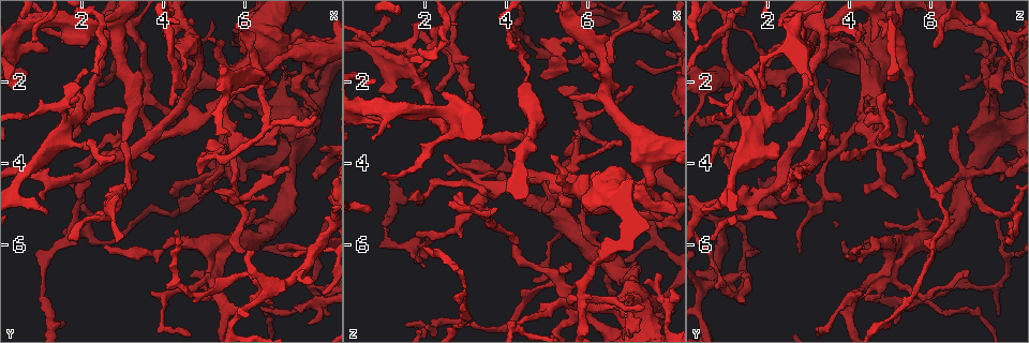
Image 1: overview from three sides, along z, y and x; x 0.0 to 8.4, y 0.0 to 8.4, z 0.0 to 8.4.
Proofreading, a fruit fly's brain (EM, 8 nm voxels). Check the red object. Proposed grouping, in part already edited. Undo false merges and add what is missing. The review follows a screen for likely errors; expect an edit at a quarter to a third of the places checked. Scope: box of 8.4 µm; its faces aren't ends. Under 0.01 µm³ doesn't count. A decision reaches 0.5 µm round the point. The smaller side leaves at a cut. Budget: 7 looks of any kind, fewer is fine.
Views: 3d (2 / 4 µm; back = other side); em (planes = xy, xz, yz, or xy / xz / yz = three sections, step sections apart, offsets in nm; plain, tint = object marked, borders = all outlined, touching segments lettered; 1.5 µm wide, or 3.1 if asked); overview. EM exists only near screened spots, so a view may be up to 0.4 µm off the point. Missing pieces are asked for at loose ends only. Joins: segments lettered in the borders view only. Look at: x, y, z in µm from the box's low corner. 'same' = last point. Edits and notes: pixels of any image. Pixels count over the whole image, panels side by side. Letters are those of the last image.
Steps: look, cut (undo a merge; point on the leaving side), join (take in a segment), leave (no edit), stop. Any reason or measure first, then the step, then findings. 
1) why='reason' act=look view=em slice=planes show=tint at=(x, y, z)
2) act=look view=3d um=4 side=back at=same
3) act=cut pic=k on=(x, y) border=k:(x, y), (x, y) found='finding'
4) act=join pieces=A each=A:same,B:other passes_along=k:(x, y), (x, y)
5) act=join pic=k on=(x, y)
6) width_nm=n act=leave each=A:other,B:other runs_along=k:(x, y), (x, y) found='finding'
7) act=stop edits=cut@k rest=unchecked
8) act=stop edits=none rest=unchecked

why='abrupt turn' act=look view=em slice=planes show=borders at=(2.95, 0.55, 7.25)

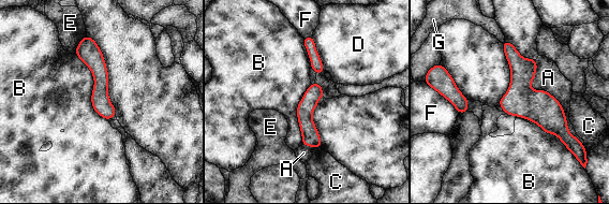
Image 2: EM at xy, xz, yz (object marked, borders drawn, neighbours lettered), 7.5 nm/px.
act=leave each=A:other,B:other,C:other,D:other,E:other,F:other,G:other found='one neuron here'

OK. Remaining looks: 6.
why='small branch off a trunk' act=look view=3d um=2 at=(6.90, 2.20, 7.40)

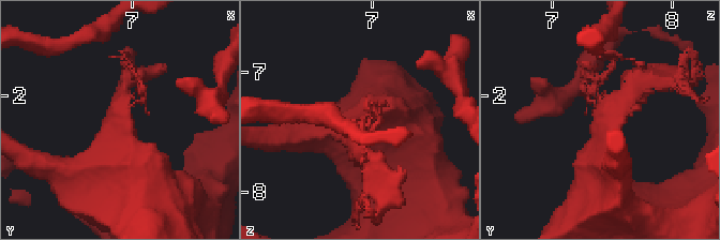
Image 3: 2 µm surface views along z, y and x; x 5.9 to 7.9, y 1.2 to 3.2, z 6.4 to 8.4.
why='shape alone is not enough' act=look view=em slice=planes show=tint at=(6.96, 2.20, 7.40)

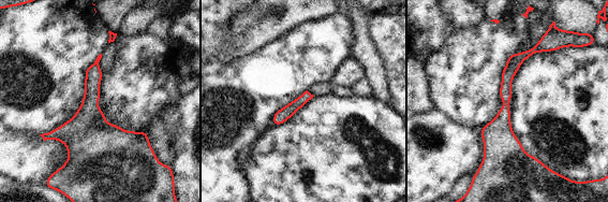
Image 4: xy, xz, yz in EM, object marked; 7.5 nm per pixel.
act=look view=em slice=planes show=borders at=same

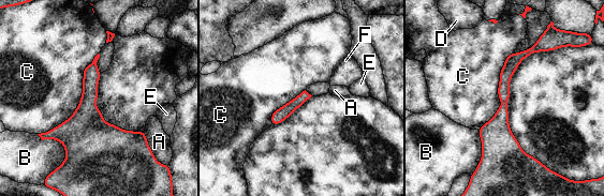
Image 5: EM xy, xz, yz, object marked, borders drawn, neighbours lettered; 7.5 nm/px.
width_nm=90 act=leave each=A:other,B:other,C:other,D:other,E:other,F:other runs_along=5:(548, 31), (505, 74), (502, 145) found='one neuron here'

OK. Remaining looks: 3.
why='branch stops here' act=look view=3d um=4 at=(7.75, 4.40, 5.30)

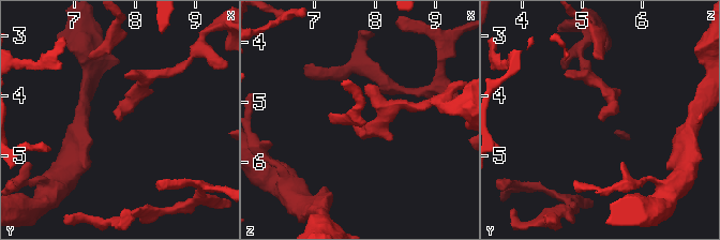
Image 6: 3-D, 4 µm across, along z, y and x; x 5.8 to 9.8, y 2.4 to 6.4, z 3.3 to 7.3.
why='now the EM' act=look view=em slice=planes show=borders at=(7.65, 4.35, 5.35)

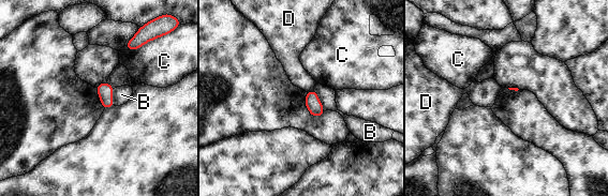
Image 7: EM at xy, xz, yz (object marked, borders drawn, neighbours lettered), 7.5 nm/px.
act=leave each=B:other,C:other,D:other border=7:(313, 88), (307, 92) found='no lettered segment goes on from it'

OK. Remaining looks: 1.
act=stop edits=none rest=unchecked

